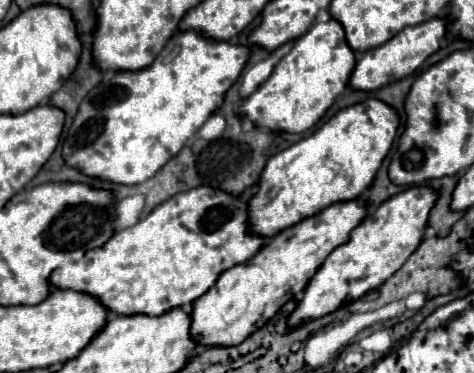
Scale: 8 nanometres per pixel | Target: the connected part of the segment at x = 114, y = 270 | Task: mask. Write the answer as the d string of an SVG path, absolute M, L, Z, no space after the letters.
M204 185L186 193L178 193L160 203L134 227L114 233L100 249L90 249L80 261L54 269L48 281L58 289L72 289L92 295L108 311L120 315L162 315L174 307L188 307L216 283L220 273L224 273L232 265L240 265L240 261L250 261L262 247L264 239L248 233L246 207L248 201L236 201L224 191Z

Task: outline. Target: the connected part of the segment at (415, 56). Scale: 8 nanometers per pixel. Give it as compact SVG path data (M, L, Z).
M430 19L426 23L420 23L420 25L414 25L414 27L406 27L402 29L396 37L392 37L388 43L376 47L376 49L370 49L366 53L362 53L356 61L356 67L350 75L350 81L348 85L356 91L376 91L388 83L394 83L394 81L400 81L404 77L408 77L410 73L414 73L432 53L438 51L438 43L442 41L446 33L446 27L444 27L444 19Z

